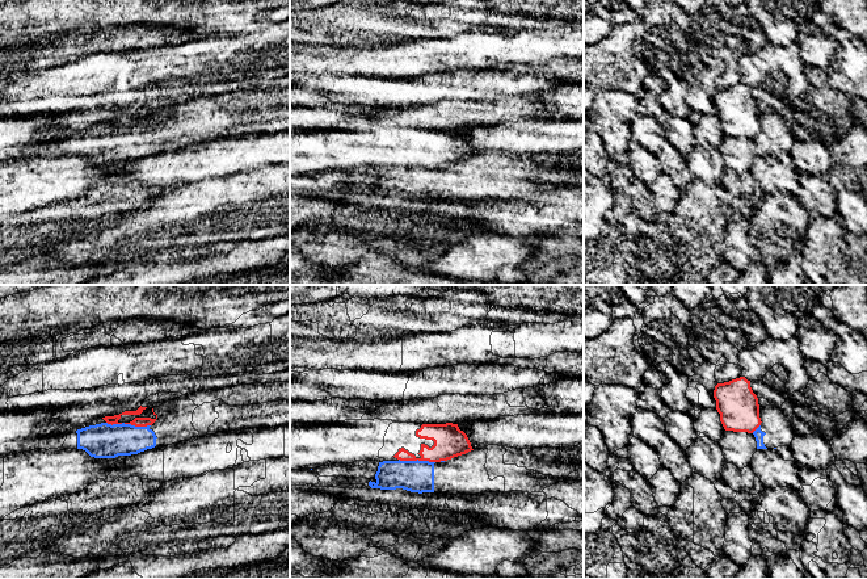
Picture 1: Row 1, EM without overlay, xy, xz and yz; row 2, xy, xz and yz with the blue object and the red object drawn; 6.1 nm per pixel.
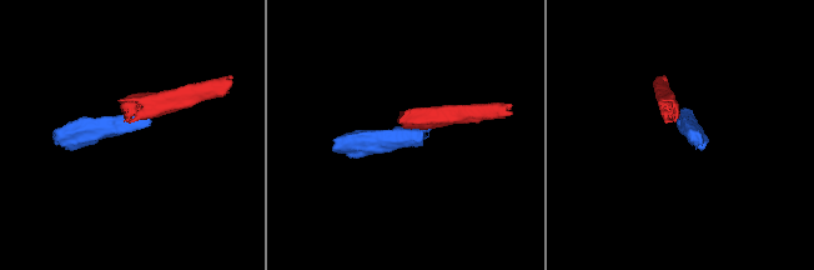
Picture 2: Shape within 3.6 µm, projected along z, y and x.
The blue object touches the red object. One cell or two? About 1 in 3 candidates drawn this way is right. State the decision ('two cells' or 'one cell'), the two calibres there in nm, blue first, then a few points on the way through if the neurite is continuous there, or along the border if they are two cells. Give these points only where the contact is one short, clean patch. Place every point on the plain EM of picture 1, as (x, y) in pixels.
two cells; 220 nm thick on the blue side, 60 nm on the other; border along xy (106, 128), (112, 130), (150, 131)

